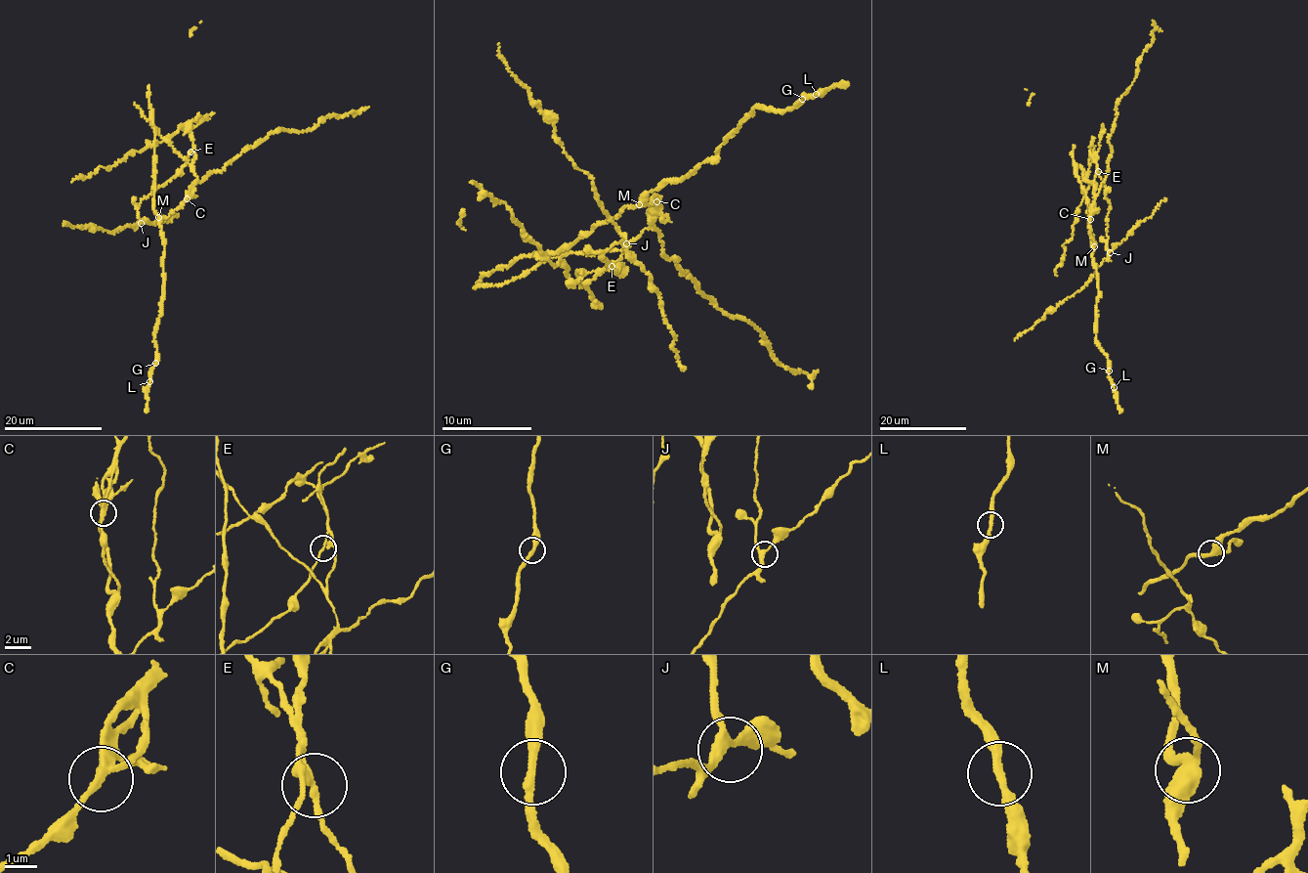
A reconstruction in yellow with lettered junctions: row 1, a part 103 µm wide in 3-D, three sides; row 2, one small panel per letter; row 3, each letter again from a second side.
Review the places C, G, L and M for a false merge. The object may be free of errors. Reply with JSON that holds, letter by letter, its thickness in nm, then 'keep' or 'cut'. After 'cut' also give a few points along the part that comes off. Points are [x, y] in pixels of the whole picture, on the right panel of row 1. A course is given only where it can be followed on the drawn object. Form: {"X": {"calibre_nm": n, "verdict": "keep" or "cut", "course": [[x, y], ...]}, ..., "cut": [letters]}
{"C": {"calibre_nm": 240, "verdict": "cut", "course": [[1090, 219], [1094, 176], [1098, 171], [1110, 206], [1106, 220], [1108, 256], [1086, 284], [1014, 339]]}, "G": {"calibre_nm": 260, "verdict": "keep"}, "L": {"calibre_nm": 280, "verdict": "keep"}, "M": {"calibre_nm": 400, "verdict": "keep"}, "cut": ["C"]}

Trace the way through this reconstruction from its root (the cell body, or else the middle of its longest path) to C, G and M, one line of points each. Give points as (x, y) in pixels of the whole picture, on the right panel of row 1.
C: (1093, 194), (1090, 219)
G: (1093, 194), (1089, 227), (1095, 243), (1092, 264), (1098, 282), (1095, 340), (1108, 357), (1109, 371)
M: (1093, 194), (1089, 227), (1094, 246)

